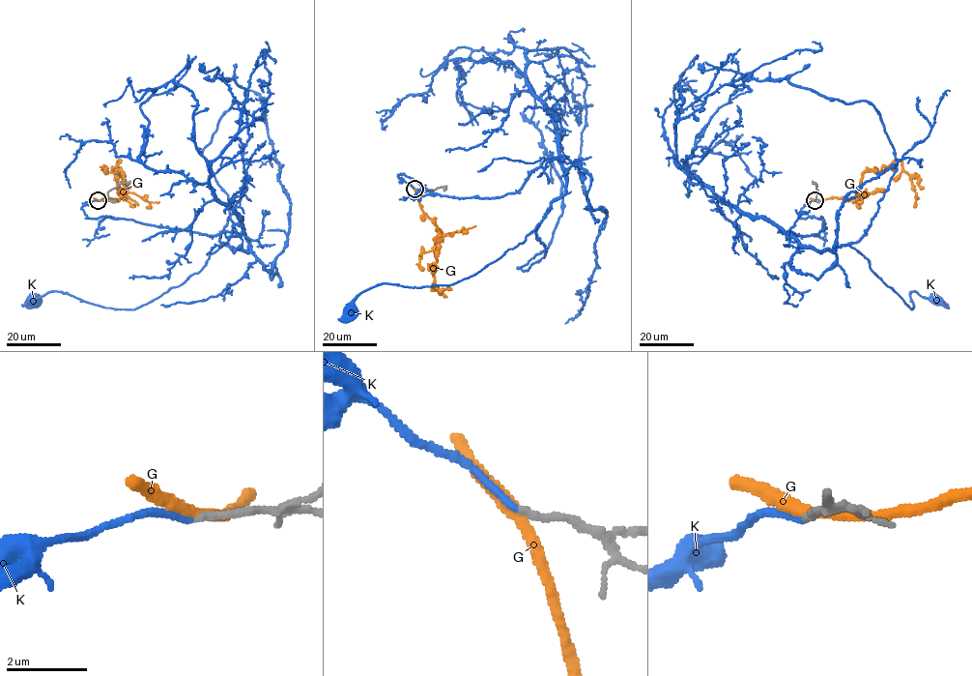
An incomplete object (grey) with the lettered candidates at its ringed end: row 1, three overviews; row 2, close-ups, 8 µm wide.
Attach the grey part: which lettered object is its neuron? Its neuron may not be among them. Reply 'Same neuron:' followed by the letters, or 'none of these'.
Same neuron: K

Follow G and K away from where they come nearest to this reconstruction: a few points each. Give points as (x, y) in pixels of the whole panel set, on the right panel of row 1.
G: (814, 200), (851, 199), (863, 173), (883, 172), (899, 160), (910, 176), (915, 207)
K: (814, 201), (800, 217), (824, 228), (784, 232), (819, 250), (854, 248), (911, 309), (912, 292), (936, 299)

